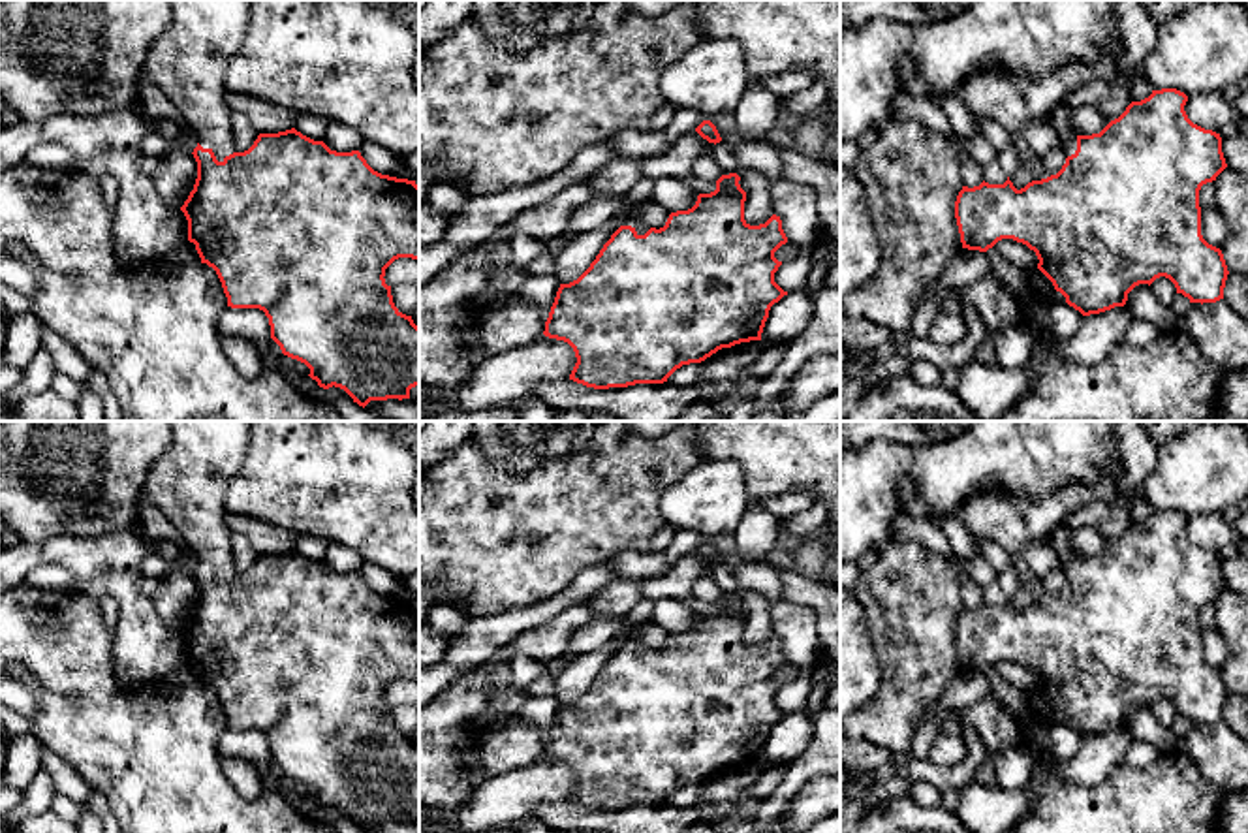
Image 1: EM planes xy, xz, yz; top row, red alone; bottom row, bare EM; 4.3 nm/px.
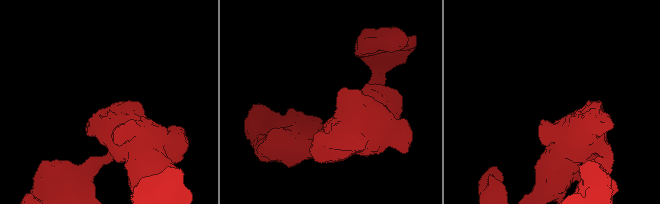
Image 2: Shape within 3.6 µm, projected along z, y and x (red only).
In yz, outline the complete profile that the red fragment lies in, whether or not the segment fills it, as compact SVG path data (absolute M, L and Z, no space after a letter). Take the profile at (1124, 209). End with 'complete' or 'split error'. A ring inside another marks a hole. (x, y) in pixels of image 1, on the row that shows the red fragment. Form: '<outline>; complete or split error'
M1177 88L1152 90L1148 98L1131 102L1118 118L1092 135L1079 135L1073 126L1075 111L1056 103L1049 120L1064 143L1066 164L1056 175L1032 181L1021 190L1009 177L1004 184L983 181L974 188L962 186L955 201L962 248L987 252L1002 239L1026 244L1039 259L1037 269L1083 316L1124 306L1135 286L1150 286L1160 276L1169 278L1177 293L1188 297L1190 303L1224 299L1229 271L1222 250L1201 235L1199 190L1216 181L1227 164L1220 134L1193 124L1184 111L1186 102L1188 96Z; split error

